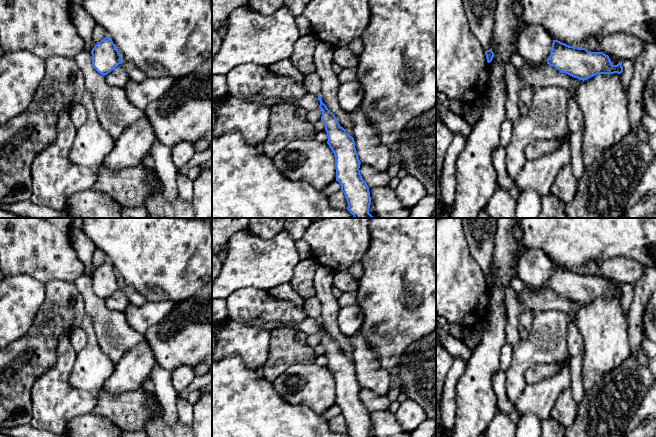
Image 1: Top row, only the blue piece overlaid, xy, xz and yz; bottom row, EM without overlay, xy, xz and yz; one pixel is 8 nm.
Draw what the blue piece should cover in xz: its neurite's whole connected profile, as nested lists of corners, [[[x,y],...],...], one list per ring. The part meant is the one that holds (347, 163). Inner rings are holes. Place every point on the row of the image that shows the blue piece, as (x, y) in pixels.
[[[318,95],[320,101],[319,108],[322,110],[321,121],[325,124],[325,131],[328,135],[327,144],[331,148],[335,156],[336,181],[341,185],[341,191],[344,193],[348,203],[347,210],[354,218],[374,218],[369,213],[371,197],[369,187],[360,174],[360,160],[355,148],[354,138],[346,133],[346,130],[340,126],[335,115],[322,102],[322,98]]]

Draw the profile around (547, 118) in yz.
[[[562,87],[535,89],[526,115],[513,122],[512,136],[506,150],[506,170],[515,182],[526,158],[524,148],[534,140],[552,140],[569,133],[568,93]]]

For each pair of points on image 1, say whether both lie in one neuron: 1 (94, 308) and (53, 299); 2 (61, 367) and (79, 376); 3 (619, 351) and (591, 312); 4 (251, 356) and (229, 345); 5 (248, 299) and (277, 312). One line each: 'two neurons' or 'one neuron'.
1: two neurons
2: two neurons
3: one neuron
4: one neuron
5: one neuron

